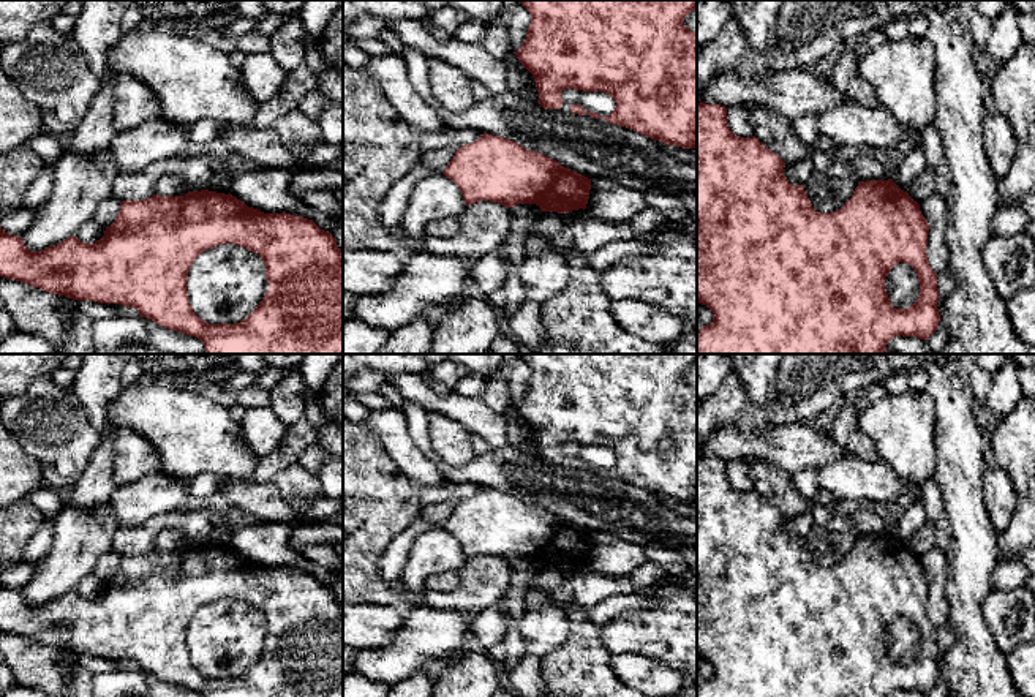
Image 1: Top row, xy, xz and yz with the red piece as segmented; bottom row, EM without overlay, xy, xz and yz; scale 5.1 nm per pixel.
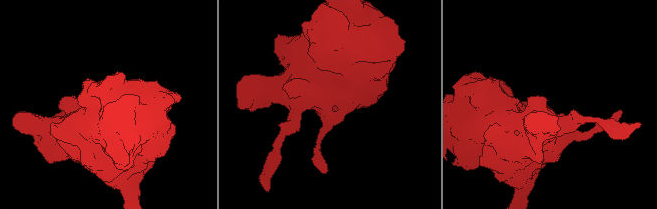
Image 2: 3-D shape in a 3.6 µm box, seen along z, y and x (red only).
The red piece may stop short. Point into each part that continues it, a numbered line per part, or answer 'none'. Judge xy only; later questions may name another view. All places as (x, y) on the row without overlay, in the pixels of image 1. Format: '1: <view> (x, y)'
none

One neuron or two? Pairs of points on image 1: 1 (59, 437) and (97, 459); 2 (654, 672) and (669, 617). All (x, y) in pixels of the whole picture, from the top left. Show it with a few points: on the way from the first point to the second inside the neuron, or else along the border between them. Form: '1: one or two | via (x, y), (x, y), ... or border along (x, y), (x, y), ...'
1: two | border along (103, 437), (82, 474), (71, 486)
2: two | border along (621, 651), (651, 656), (680, 670)

